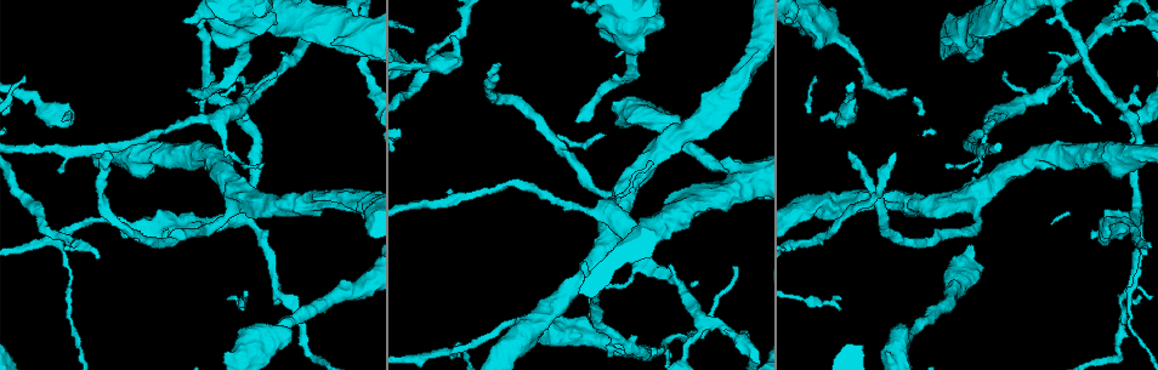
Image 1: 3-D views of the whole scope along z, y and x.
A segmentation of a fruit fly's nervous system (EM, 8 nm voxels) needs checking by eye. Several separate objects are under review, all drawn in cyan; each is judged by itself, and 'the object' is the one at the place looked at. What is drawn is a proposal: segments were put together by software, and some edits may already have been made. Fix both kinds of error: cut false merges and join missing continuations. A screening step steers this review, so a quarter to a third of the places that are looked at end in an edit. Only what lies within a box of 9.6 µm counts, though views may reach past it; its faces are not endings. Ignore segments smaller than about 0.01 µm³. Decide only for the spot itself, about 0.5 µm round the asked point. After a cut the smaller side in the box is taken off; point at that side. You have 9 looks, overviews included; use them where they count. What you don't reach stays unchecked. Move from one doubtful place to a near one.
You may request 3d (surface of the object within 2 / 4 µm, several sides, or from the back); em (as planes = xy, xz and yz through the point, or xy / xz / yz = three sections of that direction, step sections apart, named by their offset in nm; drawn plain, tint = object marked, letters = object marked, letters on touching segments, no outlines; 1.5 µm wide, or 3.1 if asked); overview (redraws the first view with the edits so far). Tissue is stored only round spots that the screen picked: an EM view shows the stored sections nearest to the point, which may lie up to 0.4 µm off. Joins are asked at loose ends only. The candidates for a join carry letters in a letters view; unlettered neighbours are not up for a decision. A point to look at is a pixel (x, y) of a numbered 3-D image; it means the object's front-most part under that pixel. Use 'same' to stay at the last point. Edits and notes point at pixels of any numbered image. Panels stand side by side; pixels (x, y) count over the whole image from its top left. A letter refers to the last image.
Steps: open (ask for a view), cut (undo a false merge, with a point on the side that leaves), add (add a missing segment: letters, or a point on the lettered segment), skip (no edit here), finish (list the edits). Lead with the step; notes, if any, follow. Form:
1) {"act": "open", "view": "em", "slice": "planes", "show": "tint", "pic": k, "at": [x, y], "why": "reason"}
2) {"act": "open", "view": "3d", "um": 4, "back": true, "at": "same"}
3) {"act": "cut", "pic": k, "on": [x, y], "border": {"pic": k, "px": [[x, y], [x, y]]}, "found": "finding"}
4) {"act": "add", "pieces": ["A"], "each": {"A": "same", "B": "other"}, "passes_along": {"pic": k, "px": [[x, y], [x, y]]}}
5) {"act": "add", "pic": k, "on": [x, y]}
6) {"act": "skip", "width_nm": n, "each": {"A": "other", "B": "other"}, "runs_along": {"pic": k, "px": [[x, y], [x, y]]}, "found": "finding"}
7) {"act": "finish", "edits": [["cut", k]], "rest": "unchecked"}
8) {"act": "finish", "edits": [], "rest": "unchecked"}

{"act": "open", "view": "3d", "um": 2, "pic": 1, "at": [849, 155], "why": "end of a long branch"}

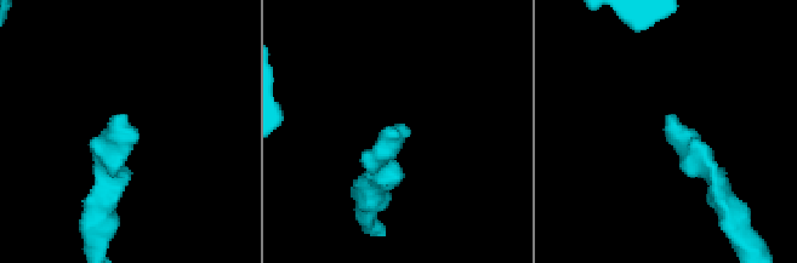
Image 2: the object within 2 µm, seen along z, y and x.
{"act": "open", "view": "em", "slice": "planes", "show": "letters", "pic": 2, "at": [668, 131], "why": "shape alone is not enough"}

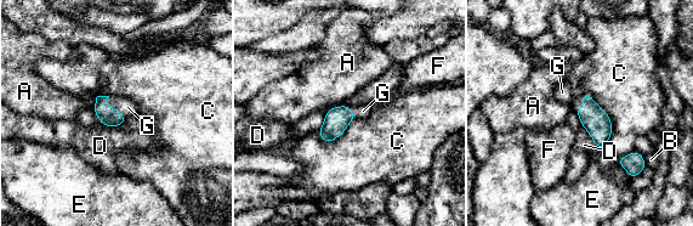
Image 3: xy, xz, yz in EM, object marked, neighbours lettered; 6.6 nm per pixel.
{"act": "add", "pieces": ["G"], "width_nm": 120, "each": {"A": "other", "B": "other", "C": "other", "D": "other", "E": "other", "F": "other", "G": "same"}, "passes_along": {"pic": 3, "px": [[108, 117], [114, 109], [128, 107]]}, "found": "the neuron continues"}

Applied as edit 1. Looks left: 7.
{"act": "open", "view": "3d", "um": 2, "pic": 1, "at": [39, 103], "why": "sudden change in width"}

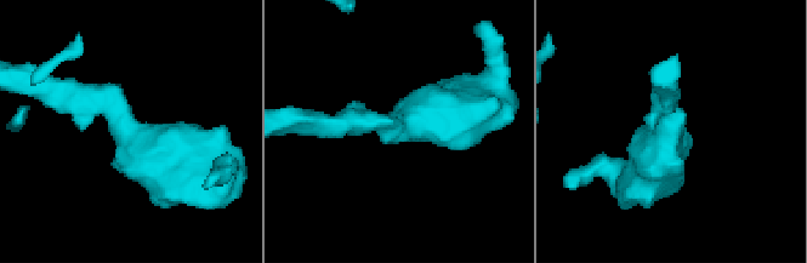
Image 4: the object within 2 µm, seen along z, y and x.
{"act": "open", "view": "em", "slice": "xz", "step": 8, "show": "tint", "pic": 4, "at": [402, 122], "arm_widths_nm": [190, 200]}

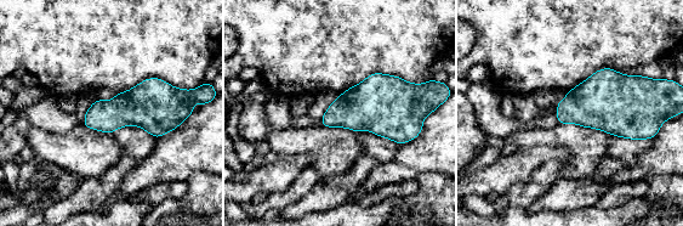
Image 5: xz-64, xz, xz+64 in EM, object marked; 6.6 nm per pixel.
{"act": "open", "view": "em", "slice": "xz", "step": 8, "show": "letters", "at": "same"}

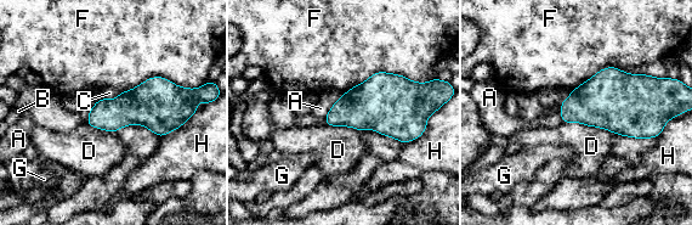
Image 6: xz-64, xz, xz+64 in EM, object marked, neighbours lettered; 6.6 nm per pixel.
{"act": "skip", "each": {"A": "other", "B": "other", "C": "other", "D": "other", "F": "other", "G": "other", "H": "other"}, "border": {"pic": 6, "px": [[562, 122], [580, 122], [620, 135]]}, "found": "one neuron here"}

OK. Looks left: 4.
{"act": "open", "view": "em", "slice": "planes", "show": "tint", "pic": 1, "at": [905, 88], "why": "long arm stops here"}

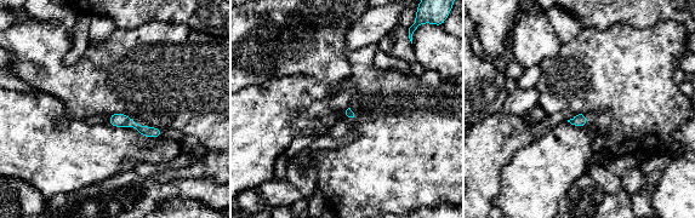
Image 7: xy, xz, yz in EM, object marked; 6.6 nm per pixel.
{"act": "open", "view": "em", "slice": "planes", "show": "letters", "at": "same"}

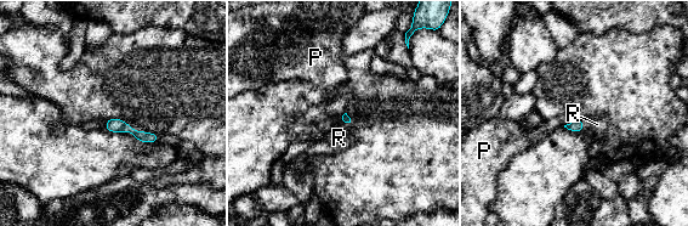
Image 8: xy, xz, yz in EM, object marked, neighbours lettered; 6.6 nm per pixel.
{"act": "add", "pieces": ["R"], "each": {"P": "other", "R": "same"}, "found": "it goes on there"}

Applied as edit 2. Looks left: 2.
{"act": "finish", "edits": [["add", 3], ["add", 8]], "rest": "unchecked"}

